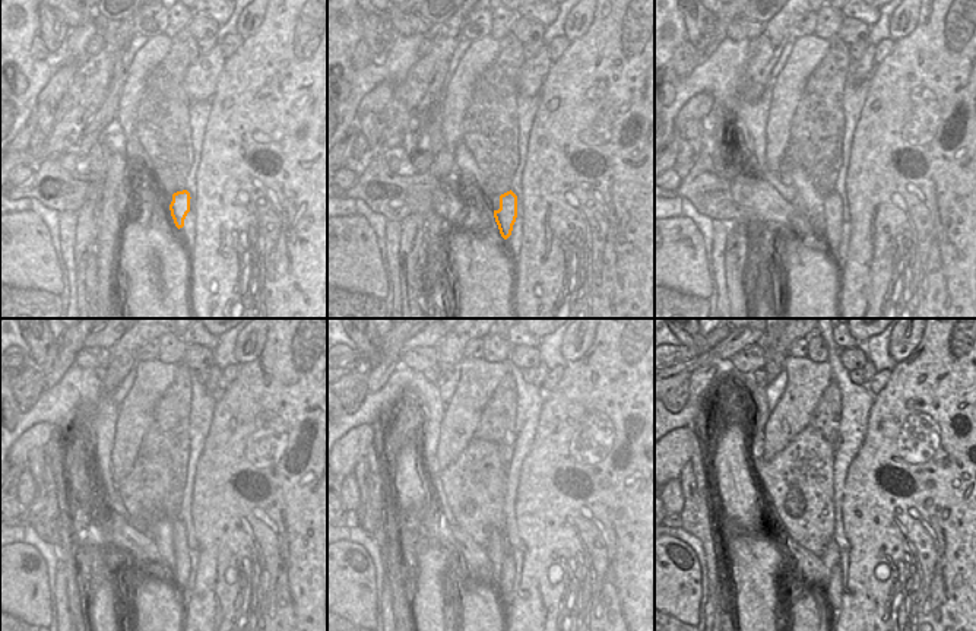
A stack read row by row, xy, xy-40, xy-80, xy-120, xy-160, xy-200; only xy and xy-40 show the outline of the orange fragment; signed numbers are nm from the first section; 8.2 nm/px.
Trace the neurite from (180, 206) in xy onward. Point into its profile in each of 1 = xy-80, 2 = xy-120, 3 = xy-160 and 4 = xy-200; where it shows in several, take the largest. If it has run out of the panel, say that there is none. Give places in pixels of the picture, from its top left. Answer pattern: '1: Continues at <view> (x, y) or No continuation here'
1: Continues at xy-80 (832, 225)
2: Continues at xy-120 (180, 542)
3: Continues at xy-160 (509, 564)
4: Continues at xy-200 (833, 589)

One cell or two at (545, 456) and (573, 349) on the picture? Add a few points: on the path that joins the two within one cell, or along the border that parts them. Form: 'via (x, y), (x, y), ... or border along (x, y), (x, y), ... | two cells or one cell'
border along (593, 336), (593, 343), (577, 360), (567, 362) | two cells

